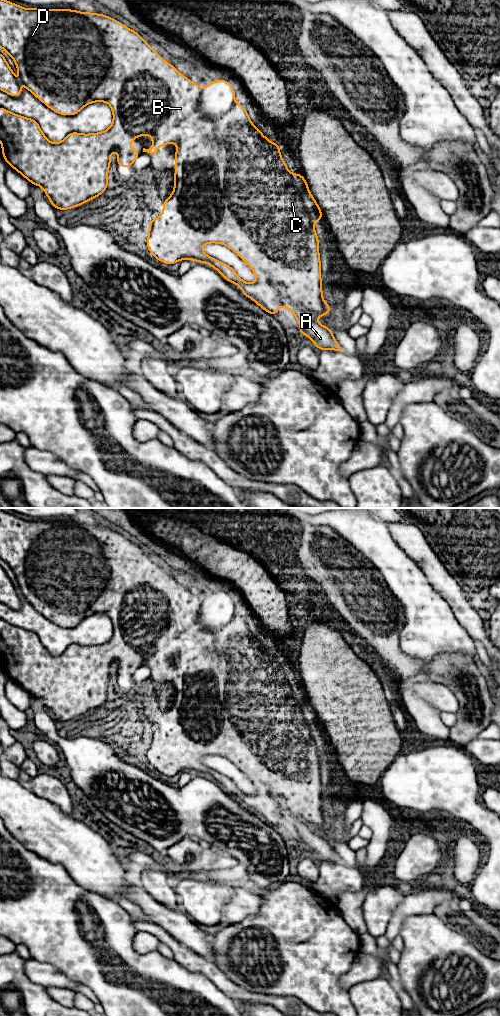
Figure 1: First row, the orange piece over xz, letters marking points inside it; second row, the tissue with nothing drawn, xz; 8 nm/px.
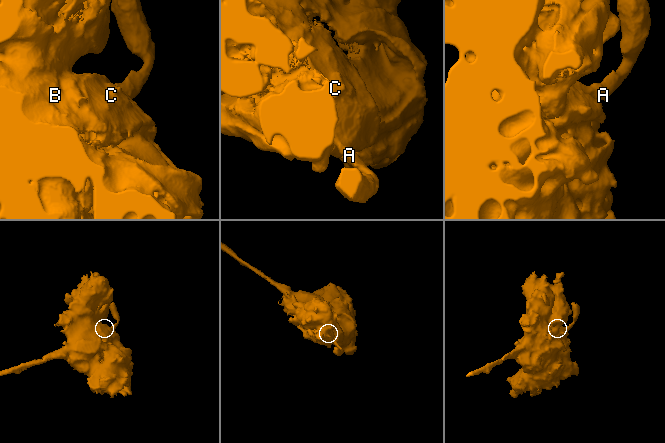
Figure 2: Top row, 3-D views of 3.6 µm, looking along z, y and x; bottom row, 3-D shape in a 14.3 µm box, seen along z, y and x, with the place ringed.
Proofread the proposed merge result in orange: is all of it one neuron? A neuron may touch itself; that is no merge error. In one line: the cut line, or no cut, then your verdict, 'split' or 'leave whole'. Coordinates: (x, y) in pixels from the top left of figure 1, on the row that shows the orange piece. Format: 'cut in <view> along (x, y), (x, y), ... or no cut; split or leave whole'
cut in xz along (272, 283), (282, 285), (291, 306), (301, 306), (314, 317); split

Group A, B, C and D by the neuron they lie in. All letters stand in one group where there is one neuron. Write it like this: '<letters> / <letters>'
A / B C D

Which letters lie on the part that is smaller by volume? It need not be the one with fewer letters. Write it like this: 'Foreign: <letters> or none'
Foreign: A

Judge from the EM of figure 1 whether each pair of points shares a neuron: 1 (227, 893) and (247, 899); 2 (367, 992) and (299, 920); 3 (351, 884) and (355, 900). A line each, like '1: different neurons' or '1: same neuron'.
1: different neurons
2: different neurons
3: different neurons

